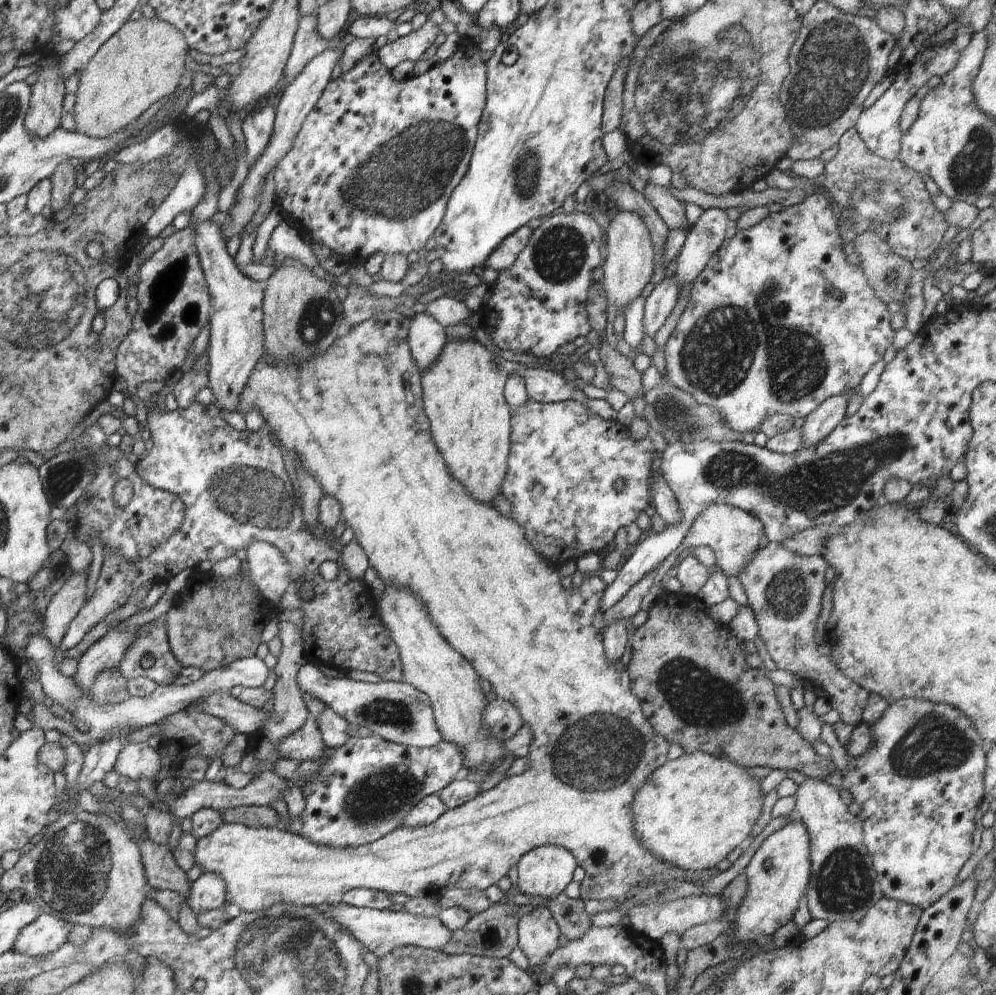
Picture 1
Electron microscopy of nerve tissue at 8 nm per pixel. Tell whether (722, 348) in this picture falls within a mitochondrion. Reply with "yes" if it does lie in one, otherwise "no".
yes

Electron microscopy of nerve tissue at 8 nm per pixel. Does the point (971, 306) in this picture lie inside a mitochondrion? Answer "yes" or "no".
no

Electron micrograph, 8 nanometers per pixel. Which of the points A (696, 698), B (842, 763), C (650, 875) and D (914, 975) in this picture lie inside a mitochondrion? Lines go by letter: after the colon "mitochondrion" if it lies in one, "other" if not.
A: mitochondrion
B: other
C: mitochondrion
D: other

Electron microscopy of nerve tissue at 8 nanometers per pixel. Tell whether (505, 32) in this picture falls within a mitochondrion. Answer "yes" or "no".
no

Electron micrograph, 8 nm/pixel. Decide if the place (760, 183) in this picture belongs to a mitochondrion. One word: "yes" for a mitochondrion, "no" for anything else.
no

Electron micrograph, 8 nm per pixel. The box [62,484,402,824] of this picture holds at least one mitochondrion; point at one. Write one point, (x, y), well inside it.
(142, 642)

